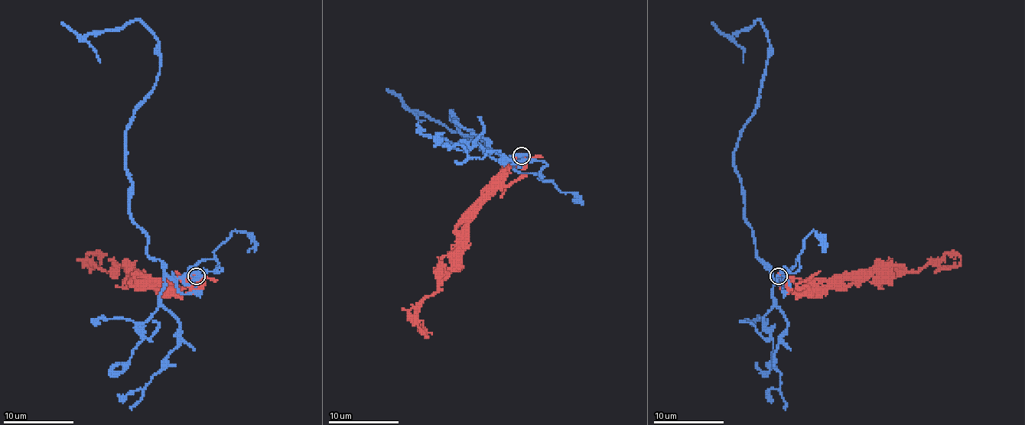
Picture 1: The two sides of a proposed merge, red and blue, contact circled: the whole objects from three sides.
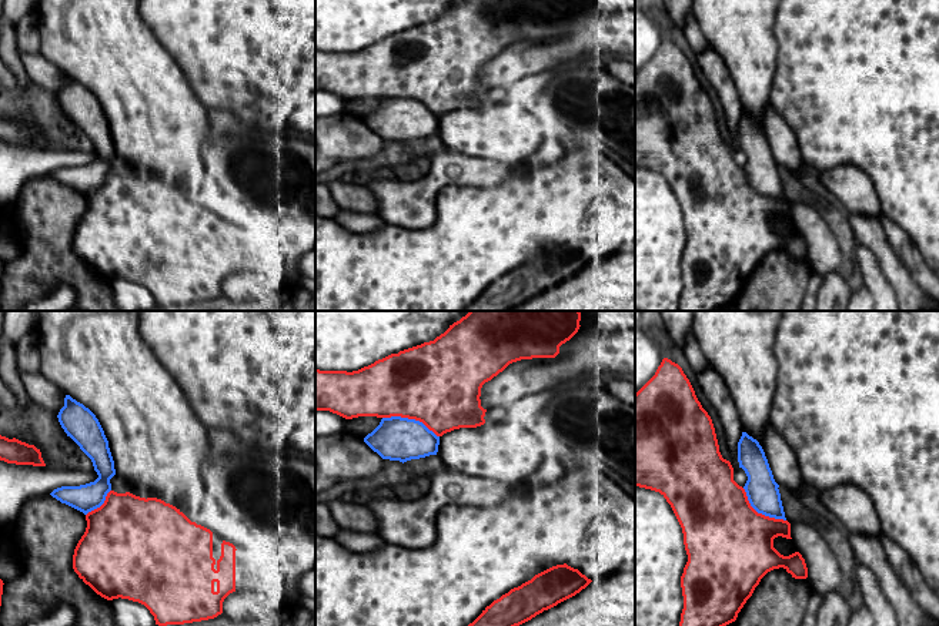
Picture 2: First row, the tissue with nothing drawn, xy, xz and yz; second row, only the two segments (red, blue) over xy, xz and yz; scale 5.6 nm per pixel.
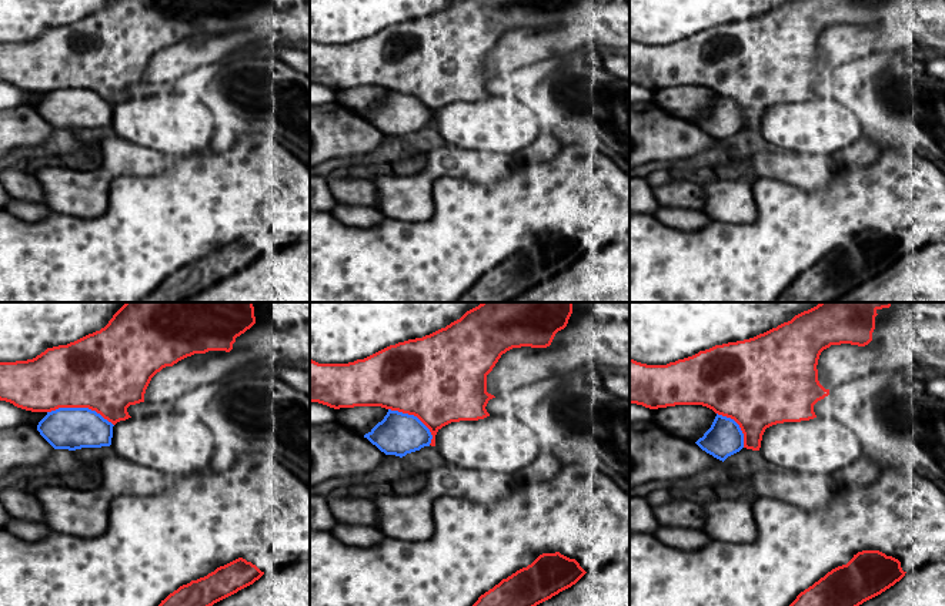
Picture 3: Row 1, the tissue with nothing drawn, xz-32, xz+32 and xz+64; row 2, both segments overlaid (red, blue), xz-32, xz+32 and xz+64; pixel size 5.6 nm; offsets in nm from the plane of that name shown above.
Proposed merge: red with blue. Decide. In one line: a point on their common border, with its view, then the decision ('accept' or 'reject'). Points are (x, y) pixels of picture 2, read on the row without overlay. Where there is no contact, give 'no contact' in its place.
meets red in xz at (411, 99); accept

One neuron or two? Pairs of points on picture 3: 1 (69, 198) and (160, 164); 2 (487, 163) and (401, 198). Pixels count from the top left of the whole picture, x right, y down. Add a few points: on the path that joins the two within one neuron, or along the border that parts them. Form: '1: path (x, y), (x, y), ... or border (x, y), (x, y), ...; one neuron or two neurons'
1: path (92, 187), (116, 163), (137, 163); one neuron
2: path (466, 164), (440, 164), (423, 181); one neuron

